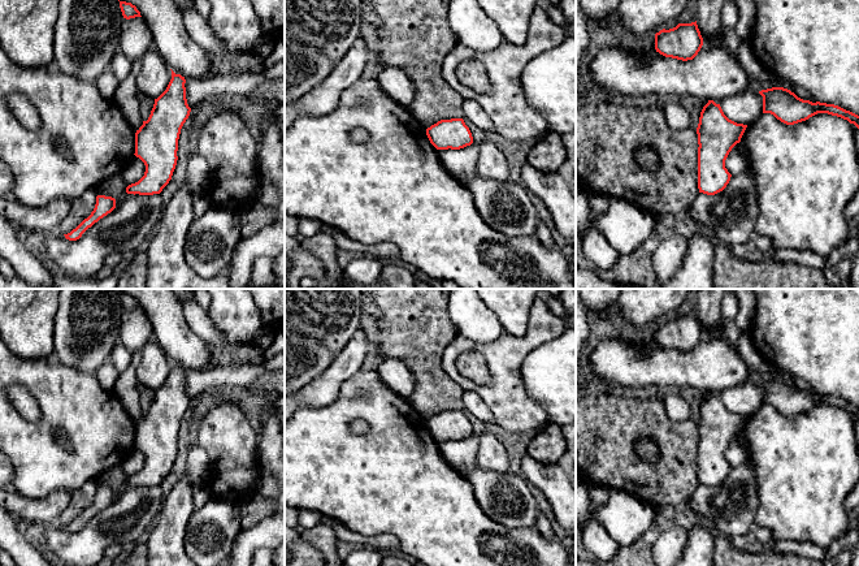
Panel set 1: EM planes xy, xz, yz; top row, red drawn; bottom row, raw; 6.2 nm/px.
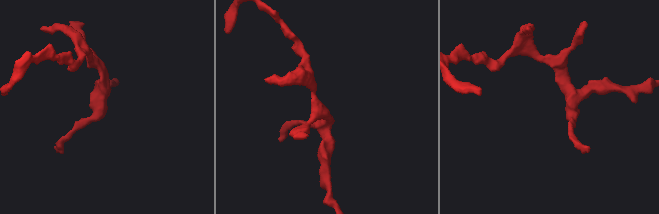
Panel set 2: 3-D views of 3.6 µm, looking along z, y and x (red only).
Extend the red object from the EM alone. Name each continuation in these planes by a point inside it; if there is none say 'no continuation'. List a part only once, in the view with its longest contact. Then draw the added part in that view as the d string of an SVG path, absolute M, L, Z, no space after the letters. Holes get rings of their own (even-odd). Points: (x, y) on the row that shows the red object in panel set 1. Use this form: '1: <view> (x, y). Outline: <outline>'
no continuation

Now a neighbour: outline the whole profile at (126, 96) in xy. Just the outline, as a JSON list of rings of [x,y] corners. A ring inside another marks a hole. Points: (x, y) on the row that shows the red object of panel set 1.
[[[140,60],[133,62],[130,74],[123,81],[120,81],[120,85],[113,95],[113,101],[118,105],[125,118],[135,131],[143,125],[139,90],[135,82],[140,72],[140,66]]]

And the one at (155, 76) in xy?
[[[155,46],[147,51],[140,62],[136,87],[139,92],[157,99],[166,90],[172,79],[172,70]]]

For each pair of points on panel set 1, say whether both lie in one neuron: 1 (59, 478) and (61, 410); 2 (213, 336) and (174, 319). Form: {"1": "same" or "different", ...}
{"1": "same", "2": "different"}

